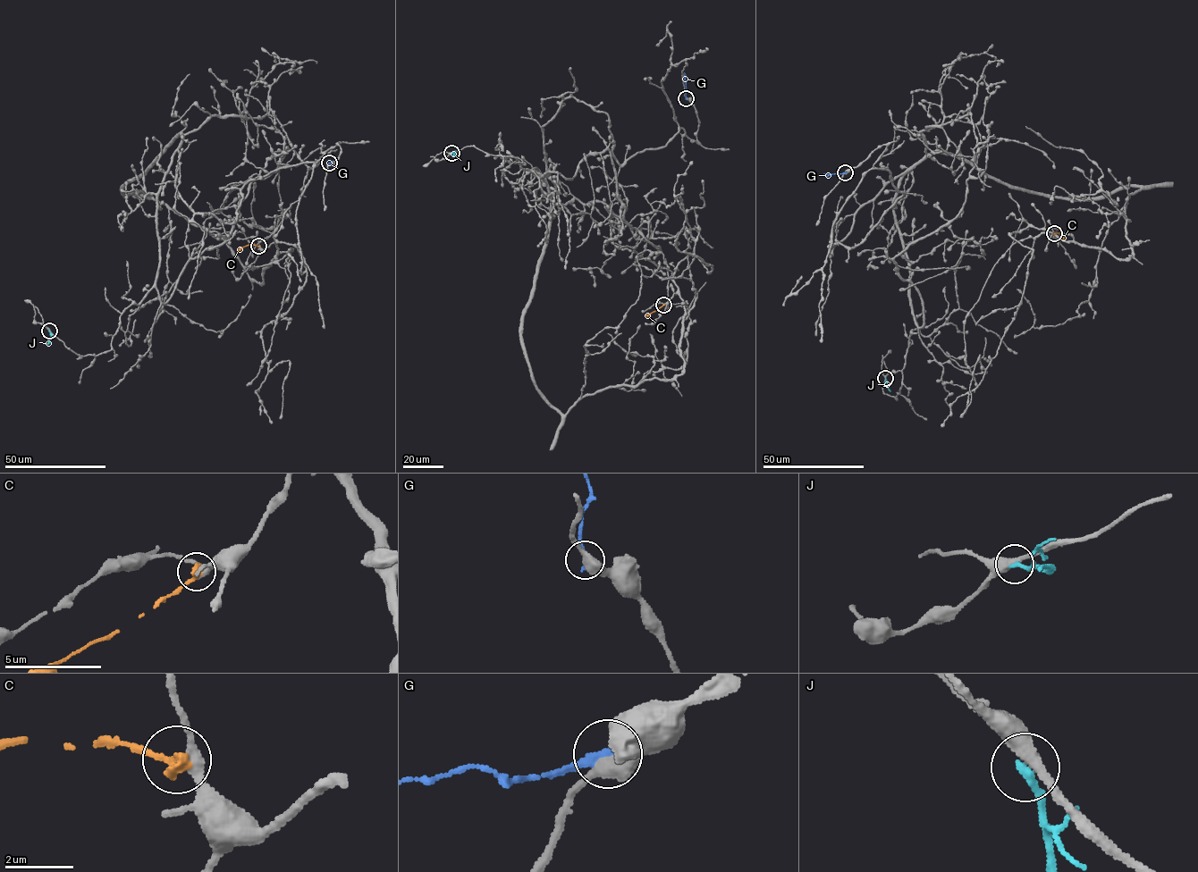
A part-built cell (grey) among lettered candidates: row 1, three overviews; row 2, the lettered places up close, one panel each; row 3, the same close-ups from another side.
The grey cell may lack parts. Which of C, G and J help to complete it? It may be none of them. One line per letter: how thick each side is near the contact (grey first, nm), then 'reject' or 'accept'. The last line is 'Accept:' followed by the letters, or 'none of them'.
C: 300 nm thick on the grey side, 260 nm on the other; accept
G: 420 nm thick on the grey side, 280 nm on the other; reject
J: 380 nm thick on the grey side, 240 nm on the other; reject
Accept: C

